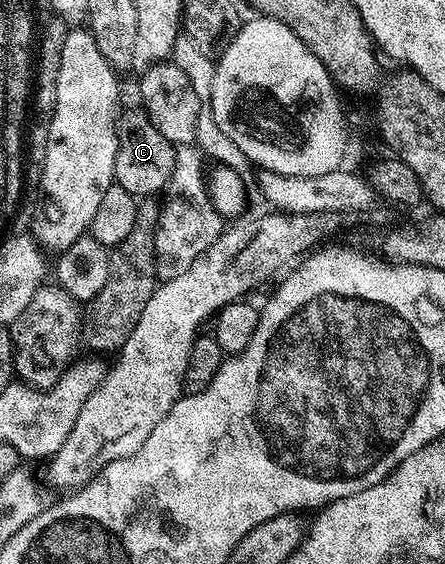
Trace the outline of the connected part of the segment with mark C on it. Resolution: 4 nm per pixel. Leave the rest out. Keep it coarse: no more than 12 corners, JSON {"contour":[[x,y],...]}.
{"contour":[[141,107],[121,113],[114,183],[154,198],[175,145]]}

